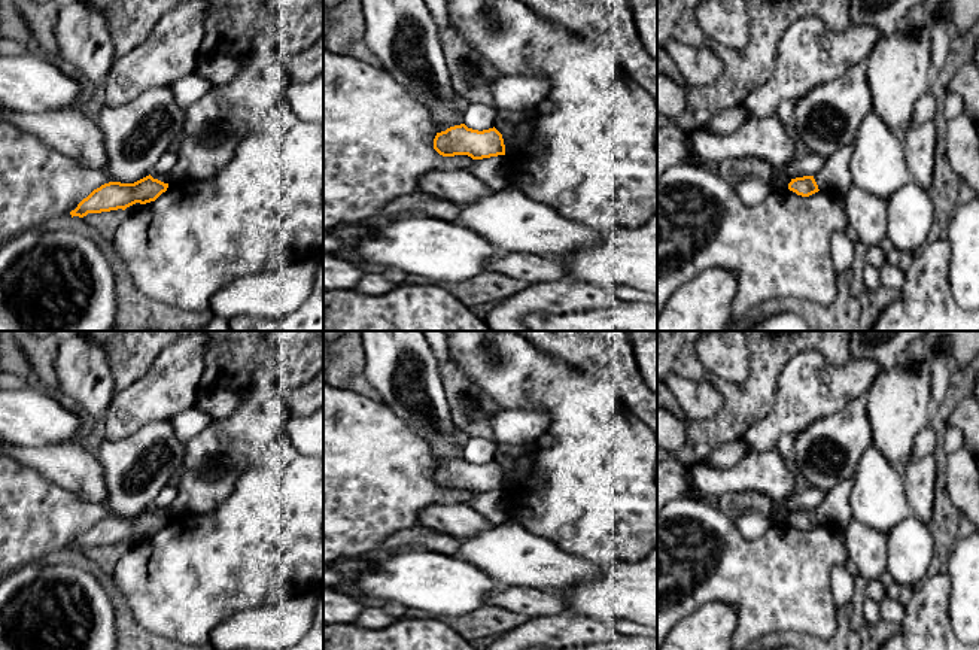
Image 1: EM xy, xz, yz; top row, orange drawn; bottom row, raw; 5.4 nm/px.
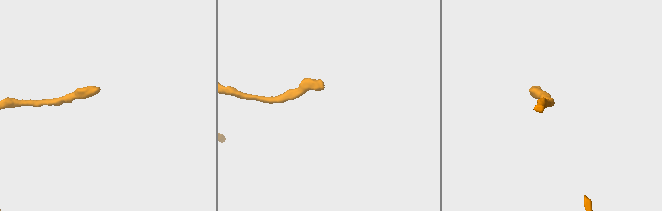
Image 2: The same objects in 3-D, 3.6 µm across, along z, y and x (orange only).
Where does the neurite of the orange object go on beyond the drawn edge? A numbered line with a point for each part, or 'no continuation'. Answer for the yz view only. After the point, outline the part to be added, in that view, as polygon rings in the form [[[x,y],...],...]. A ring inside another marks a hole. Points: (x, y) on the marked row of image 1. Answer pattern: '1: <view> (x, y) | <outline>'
no continuation

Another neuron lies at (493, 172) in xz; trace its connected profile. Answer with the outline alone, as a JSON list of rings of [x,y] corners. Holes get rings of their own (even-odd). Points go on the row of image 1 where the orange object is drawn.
[[[505,155],[475,160],[471,173],[492,192],[499,192],[510,185],[508,161]]]

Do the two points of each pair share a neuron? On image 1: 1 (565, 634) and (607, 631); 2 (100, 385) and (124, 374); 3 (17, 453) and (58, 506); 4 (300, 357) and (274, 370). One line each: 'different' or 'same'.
1: same
2: different
3: different
4: same

